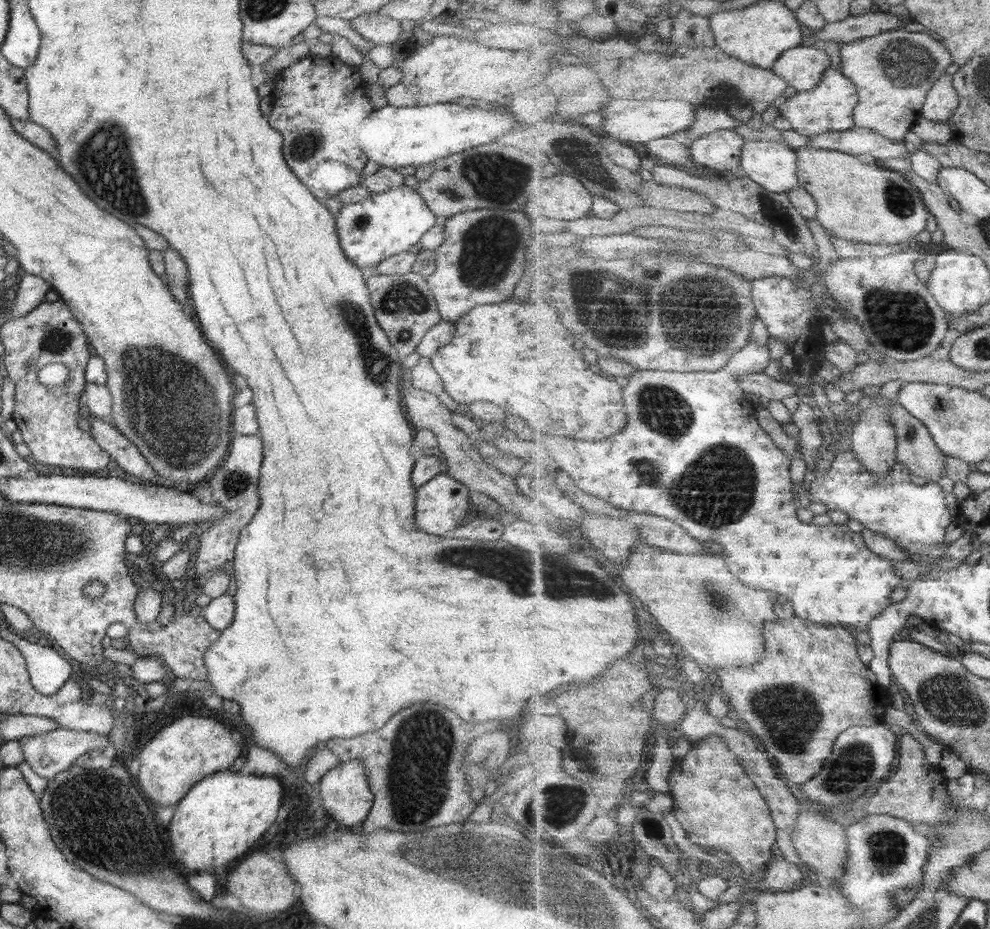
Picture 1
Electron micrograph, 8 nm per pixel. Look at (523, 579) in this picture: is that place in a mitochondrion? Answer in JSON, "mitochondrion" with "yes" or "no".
{"mitochondrion":"yes"}

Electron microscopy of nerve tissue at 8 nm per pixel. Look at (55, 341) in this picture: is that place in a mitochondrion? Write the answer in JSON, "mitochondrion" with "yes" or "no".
{"mitochondrion":"yes"}

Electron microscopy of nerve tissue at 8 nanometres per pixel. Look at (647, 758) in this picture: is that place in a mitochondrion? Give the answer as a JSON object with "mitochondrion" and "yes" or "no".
{"mitochondrion":"no"}

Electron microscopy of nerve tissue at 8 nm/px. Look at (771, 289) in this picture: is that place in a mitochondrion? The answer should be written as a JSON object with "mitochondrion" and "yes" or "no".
{"mitochondrion":"no"}

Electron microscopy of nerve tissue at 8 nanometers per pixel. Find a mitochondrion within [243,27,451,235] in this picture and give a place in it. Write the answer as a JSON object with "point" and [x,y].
{"point":[306,145]}

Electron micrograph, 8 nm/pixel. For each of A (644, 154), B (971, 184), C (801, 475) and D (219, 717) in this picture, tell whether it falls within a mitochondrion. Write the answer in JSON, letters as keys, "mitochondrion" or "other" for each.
{"A":"other","B":"other","C":"other","D":"other"}

